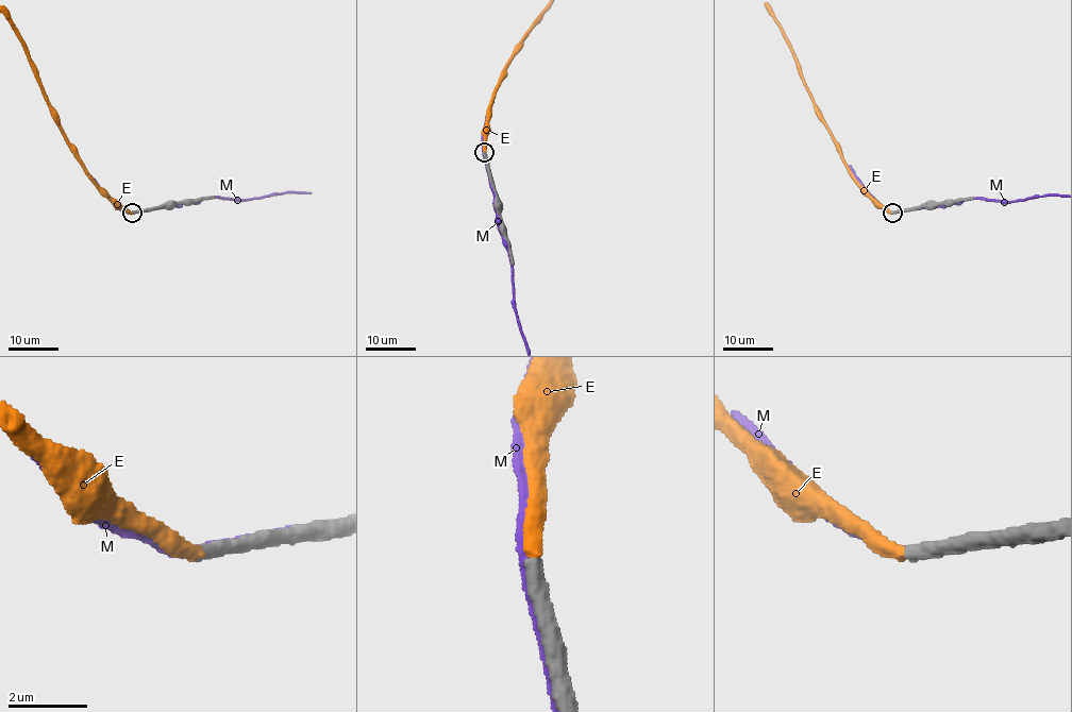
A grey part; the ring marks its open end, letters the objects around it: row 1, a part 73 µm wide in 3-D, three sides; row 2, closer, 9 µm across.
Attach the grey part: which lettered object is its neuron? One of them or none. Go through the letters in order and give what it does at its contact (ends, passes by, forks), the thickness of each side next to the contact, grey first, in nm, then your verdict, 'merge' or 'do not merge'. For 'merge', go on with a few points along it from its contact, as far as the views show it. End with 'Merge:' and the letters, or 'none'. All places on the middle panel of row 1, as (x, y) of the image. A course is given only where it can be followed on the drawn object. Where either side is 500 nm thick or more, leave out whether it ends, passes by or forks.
E: it ends; calibres 380 and 400 nm; merge
M: it passes by; calibres 380 and 240 nm; do not merge
Merge: E

